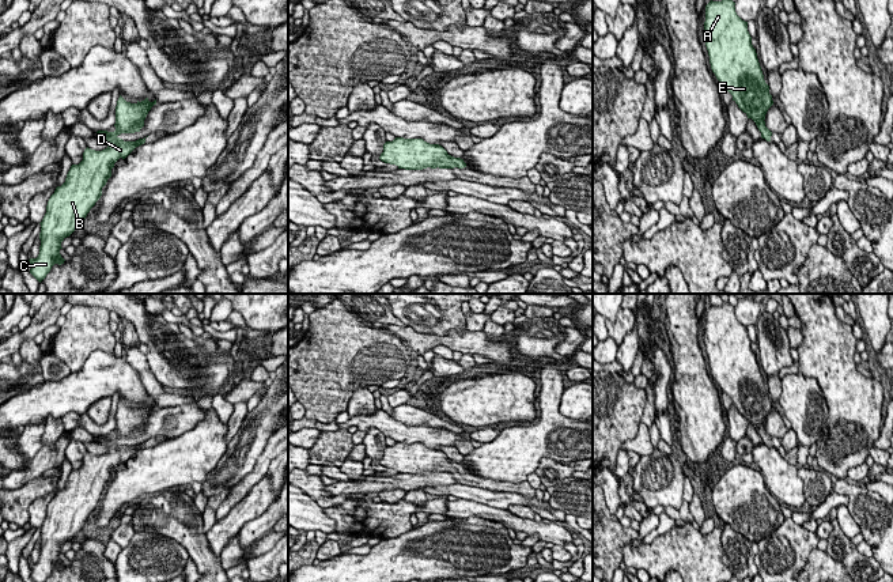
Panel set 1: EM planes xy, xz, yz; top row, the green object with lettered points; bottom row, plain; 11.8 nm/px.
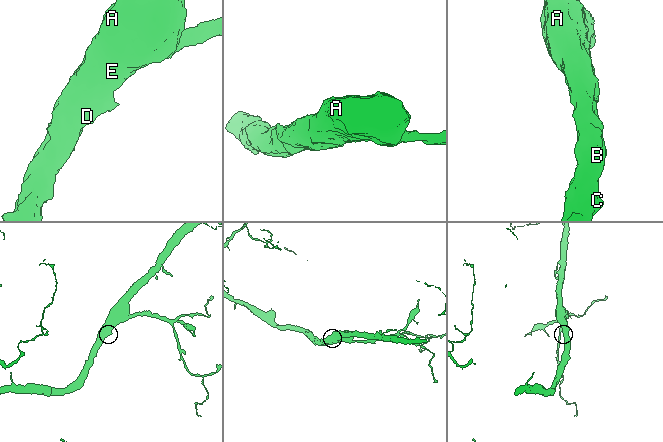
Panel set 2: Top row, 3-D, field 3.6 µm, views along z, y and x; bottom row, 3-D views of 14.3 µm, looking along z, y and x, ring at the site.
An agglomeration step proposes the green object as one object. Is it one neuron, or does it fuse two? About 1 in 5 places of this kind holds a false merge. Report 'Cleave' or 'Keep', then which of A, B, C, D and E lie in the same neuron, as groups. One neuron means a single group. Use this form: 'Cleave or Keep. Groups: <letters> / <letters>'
Keep. Groups: A B C D E

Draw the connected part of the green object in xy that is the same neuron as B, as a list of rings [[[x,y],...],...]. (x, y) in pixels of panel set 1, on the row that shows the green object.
[[[121,95],[116,106],[116,131],[98,131],[99,140],[106,141],[107,147],[102,151],[86,148],[83,160],[72,165],[65,182],[57,186],[50,196],[46,213],[41,224],[41,246],[37,258],[30,258],[30,273],[41,283],[54,264],[64,264],[60,254],[61,242],[69,237],[86,219],[90,209],[102,196],[102,188],[111,177],[114,163],[125,159],[136,147],[145,143],[145,139],[124,141],[121,133],[140,132],[144,120],[156,105],[156,99],[150,102],[126,102]]]

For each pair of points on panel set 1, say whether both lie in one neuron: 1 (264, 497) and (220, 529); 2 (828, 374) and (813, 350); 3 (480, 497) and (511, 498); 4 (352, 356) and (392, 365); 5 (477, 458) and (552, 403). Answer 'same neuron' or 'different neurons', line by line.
1: same neuron
2: same neuron
3: same neuron
4: same neuron
5: same neuron

